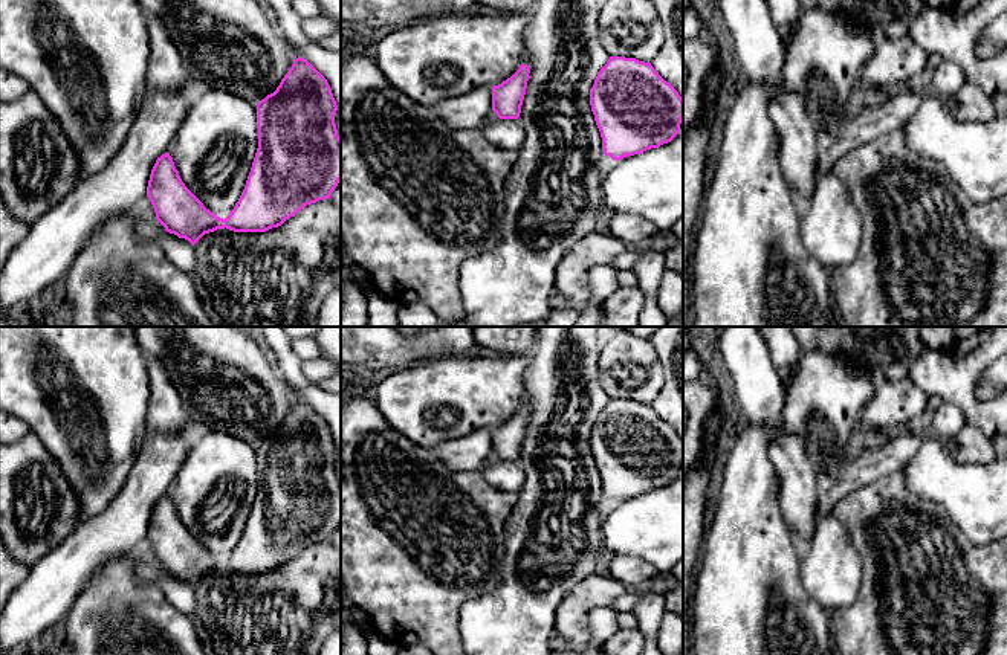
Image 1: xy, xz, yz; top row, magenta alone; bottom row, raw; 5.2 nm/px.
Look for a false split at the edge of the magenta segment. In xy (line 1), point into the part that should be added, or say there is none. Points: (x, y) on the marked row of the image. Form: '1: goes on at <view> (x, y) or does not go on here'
1: does not go on here

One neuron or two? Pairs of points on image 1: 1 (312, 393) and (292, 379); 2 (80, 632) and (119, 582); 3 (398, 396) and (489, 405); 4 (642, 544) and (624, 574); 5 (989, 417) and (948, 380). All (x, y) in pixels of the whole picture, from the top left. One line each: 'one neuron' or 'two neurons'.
1: one neuron
2: one neuron
3: one neuron
4: two neurons
5: one neuron

